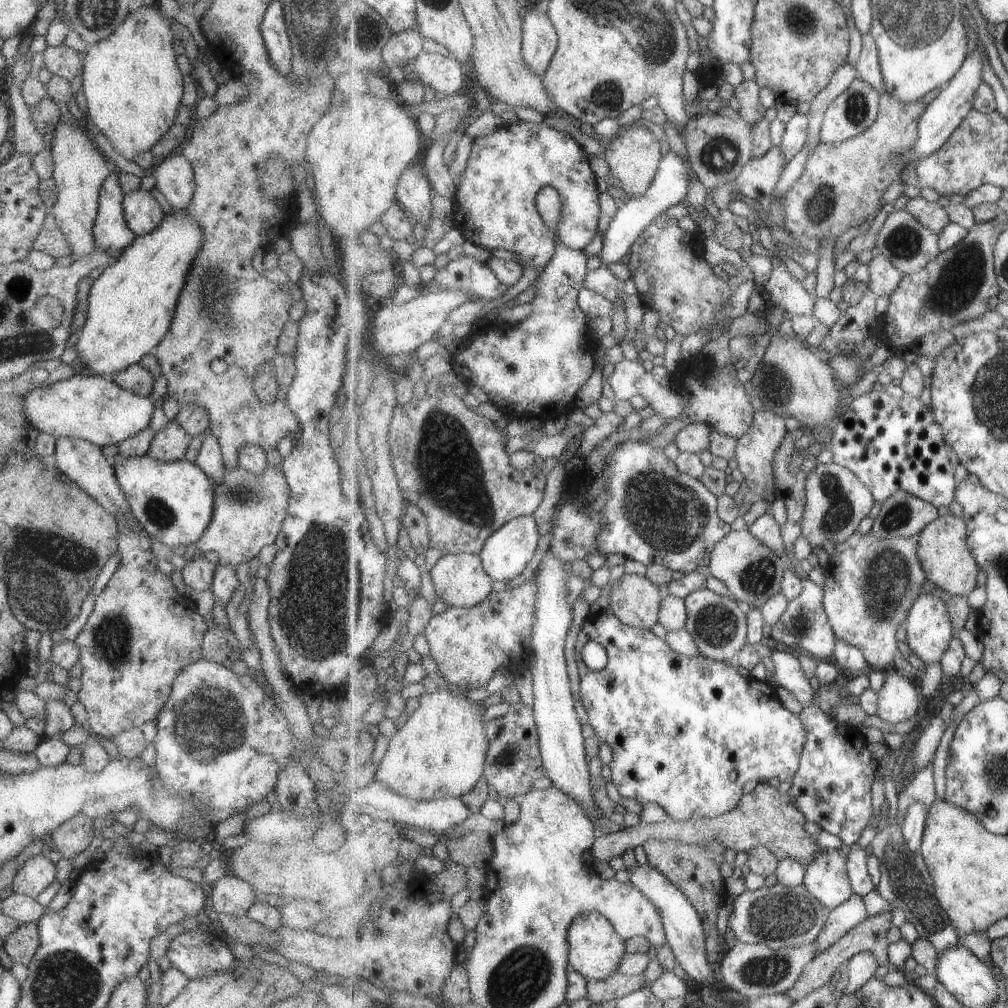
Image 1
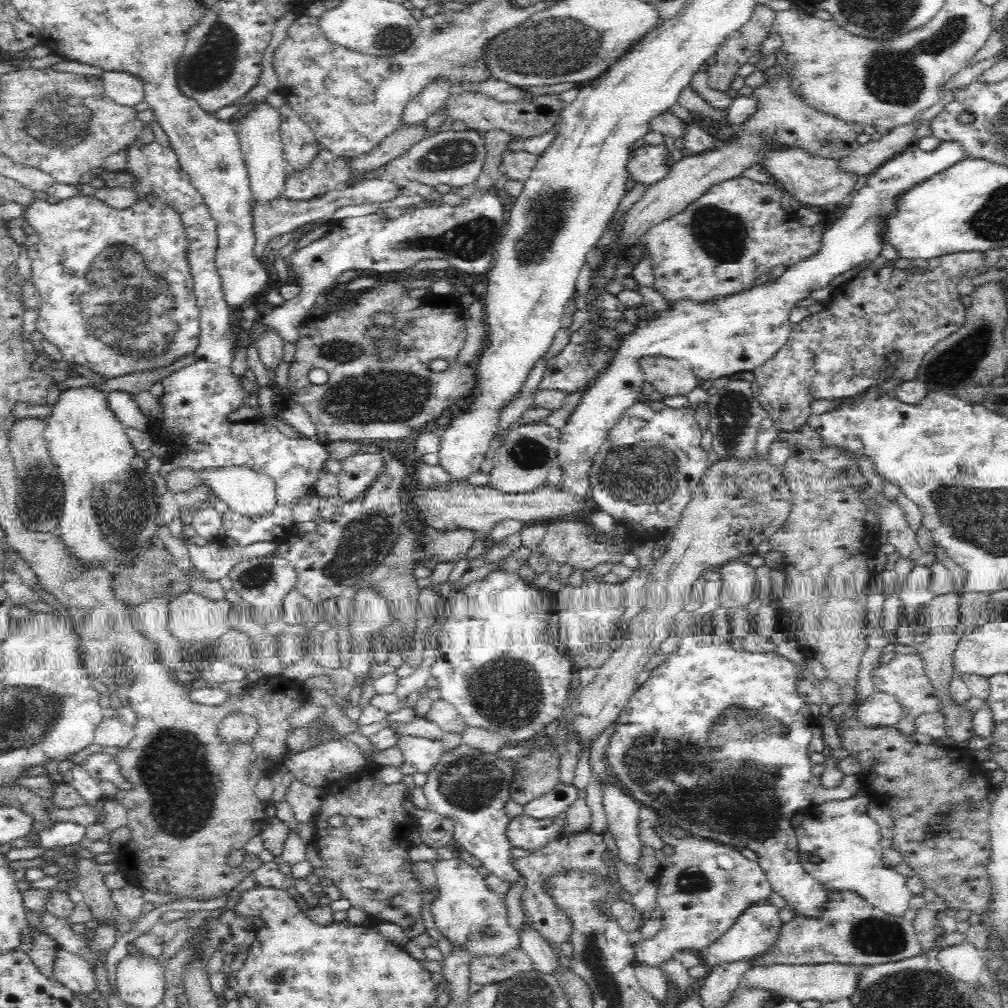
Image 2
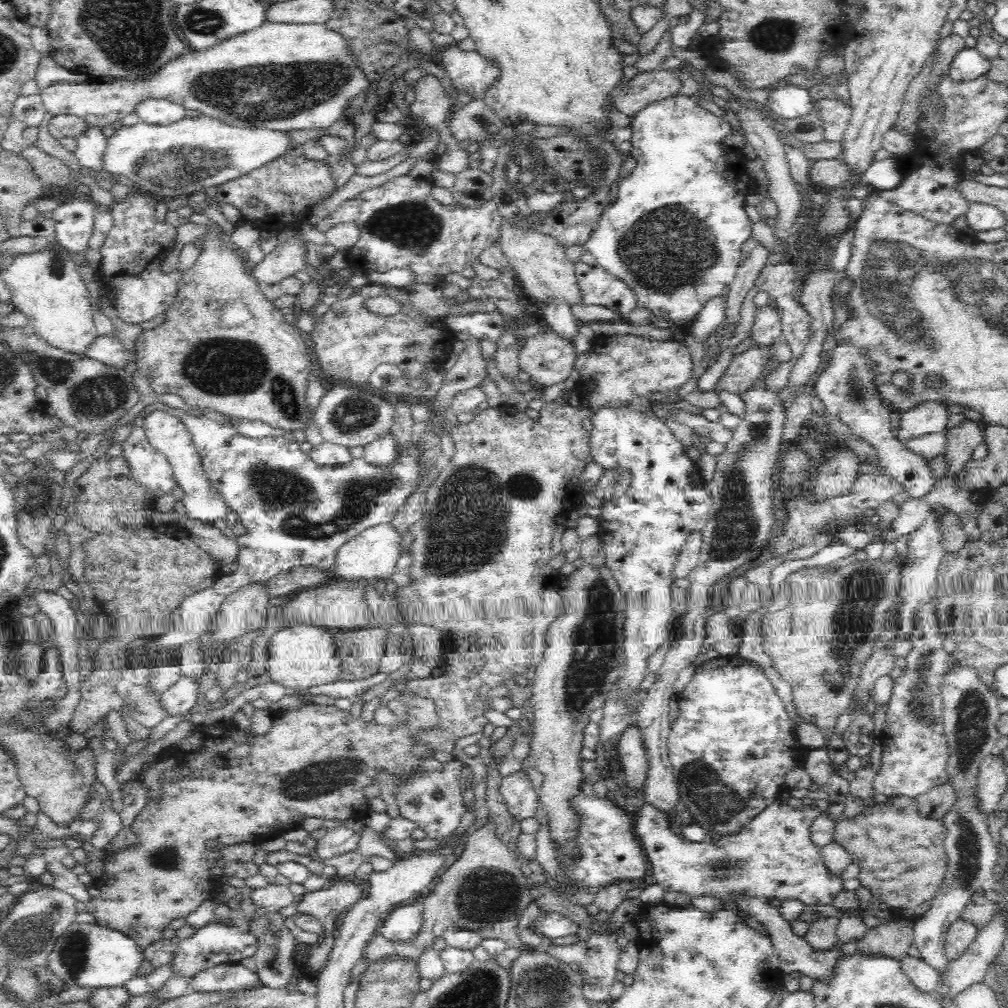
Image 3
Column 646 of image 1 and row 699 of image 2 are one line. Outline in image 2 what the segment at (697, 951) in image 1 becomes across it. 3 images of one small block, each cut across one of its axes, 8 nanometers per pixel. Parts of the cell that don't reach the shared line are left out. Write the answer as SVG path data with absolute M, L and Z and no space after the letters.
M879 691L860 702L853 712L857 722L866 728L894 727L903 715L900 705L892 697Z

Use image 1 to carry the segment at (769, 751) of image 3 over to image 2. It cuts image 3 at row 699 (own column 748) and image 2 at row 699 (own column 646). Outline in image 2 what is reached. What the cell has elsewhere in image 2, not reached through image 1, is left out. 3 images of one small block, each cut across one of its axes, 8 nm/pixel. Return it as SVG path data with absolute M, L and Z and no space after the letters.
M717 614L698 616L692 622L692 634L684 637L678 644L678 650L668 654L664 662L650 672L650 678L641 684L632 694L628 705L624 708L617 718L616 724L612 728L612 734L608 738L608 746L604 748L604 763L609 772L616 778L619 785L630 793L643 806L653 808L661 816L666 816L673 825L684 829L692 836L700 836L705 839L715 840L726 843L734 849L742 850L745 848L753 850L759 857L758 864L771 884L771 889L780 894L786 902L786 906L794 911L796 917L807 918L808 920L820 920L827 914L827 907L830 902L828 890L824 888L818 880L810 876L799 865L797 856L798 837L795 833L791 820L792 816L798 812L806 810L814 804L819 805L824 801L840 800L846 797L857 796L856 792L861 789L861 776L845 776L839 786L825 788L821 784L819 777L812 774L811 768L814 766L810 761L808 746L811 740L811 728L816 724L815 719L810 713L810 707L800 698L796 683L802 675L801 668L784 658L777 652L750 653L744 650L735 650L727 637L722 633L722 627L717 621Z

